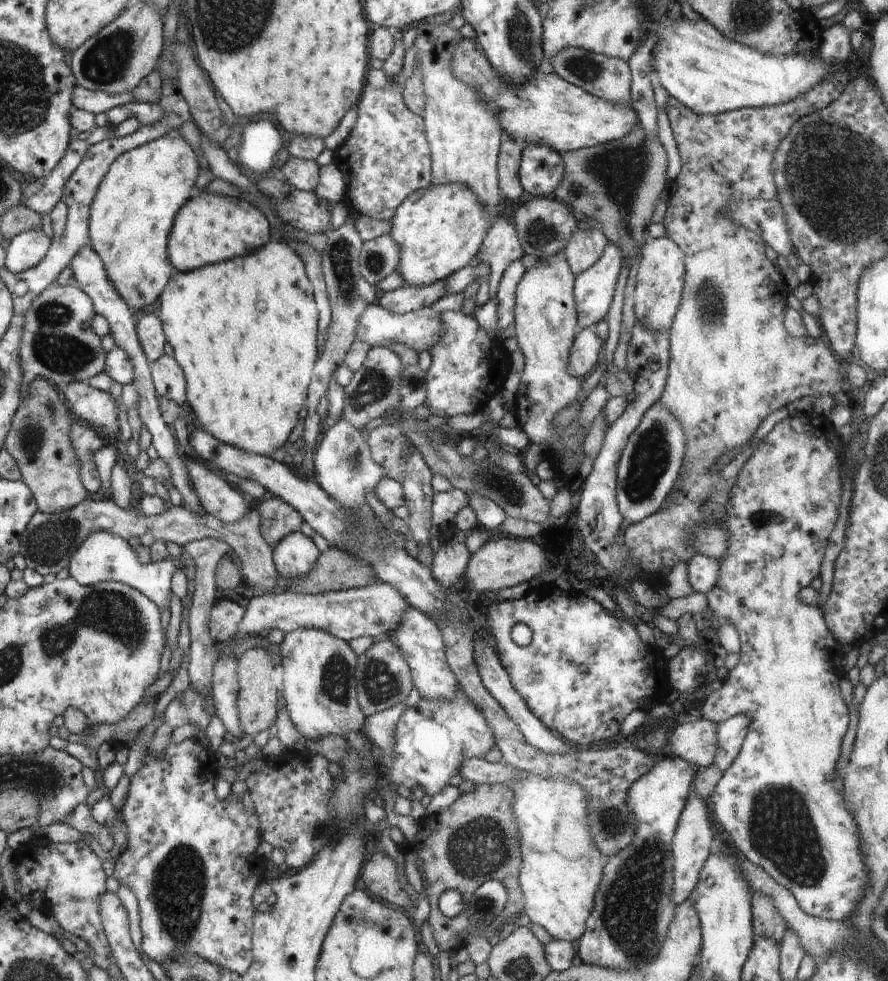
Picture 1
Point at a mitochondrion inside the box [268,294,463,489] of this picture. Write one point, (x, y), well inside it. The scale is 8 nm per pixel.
(375, 386)

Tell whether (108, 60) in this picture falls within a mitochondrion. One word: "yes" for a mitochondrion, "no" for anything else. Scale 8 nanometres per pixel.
yes

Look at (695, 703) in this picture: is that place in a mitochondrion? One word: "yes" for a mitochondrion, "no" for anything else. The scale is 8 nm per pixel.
no

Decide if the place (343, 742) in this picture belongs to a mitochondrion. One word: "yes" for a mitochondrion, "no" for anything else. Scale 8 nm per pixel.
no

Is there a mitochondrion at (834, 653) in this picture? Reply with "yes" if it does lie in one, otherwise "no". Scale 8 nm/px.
no

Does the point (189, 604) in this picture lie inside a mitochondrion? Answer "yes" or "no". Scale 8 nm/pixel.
no

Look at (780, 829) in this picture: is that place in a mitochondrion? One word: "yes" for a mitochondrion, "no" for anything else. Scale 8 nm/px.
yes

